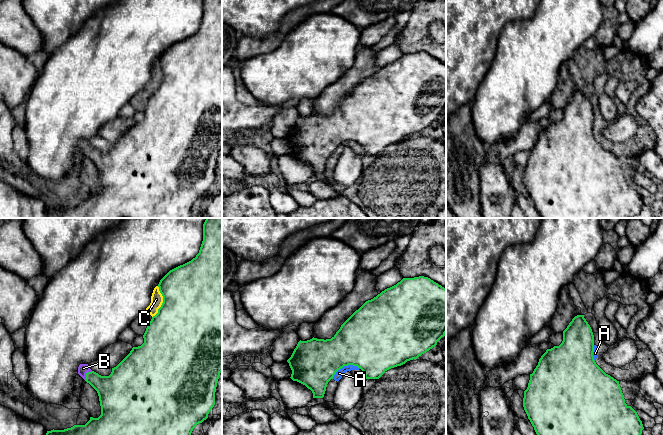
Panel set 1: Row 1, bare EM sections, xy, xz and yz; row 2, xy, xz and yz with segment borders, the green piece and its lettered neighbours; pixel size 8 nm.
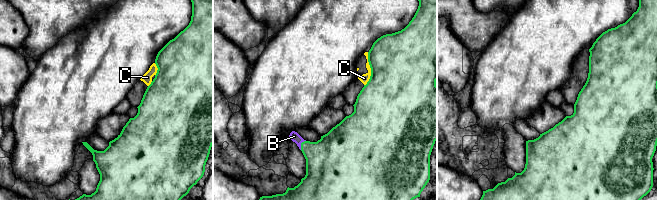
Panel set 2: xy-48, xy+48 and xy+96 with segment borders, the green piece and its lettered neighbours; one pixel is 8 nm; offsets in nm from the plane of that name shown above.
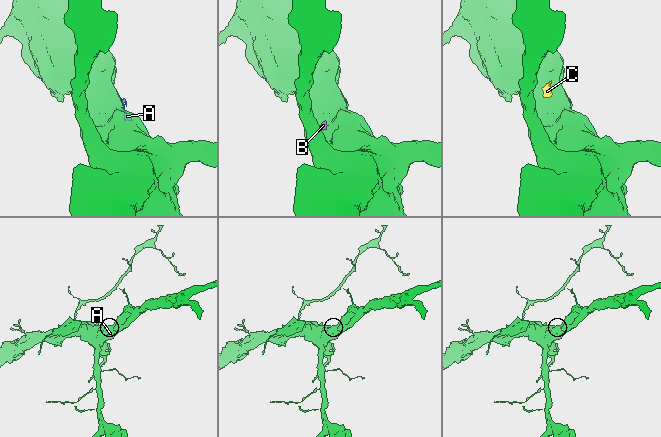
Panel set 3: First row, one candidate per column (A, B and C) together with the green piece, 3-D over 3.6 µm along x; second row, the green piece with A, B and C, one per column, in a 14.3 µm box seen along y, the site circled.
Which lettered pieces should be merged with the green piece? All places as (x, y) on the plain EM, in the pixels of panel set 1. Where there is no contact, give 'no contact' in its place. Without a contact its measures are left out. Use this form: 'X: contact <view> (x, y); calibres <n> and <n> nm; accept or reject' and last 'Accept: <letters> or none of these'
A: contact xz (345, 141); calibres 420 and 60 nm; reject
B: contact xy (86, 150); calibres 240 and 80 nm; accept
C: contact xy (163, 78); calibres 500 and 100 nm; reject
Accept: B

